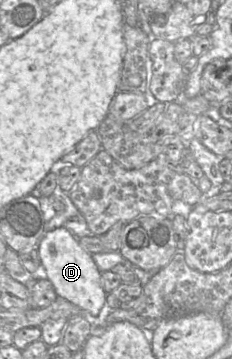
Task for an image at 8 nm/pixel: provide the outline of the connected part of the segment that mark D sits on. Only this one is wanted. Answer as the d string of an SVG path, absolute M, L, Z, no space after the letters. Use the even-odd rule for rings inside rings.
M64 227L46 232L39 242L39 257L43 266L43 273L40 278L47 278L52 283L57 296L79 307L82 313L92 321L97 318L106 305L107 293L102 286L101 272L93 261L92 255L81 247L79 239Z

